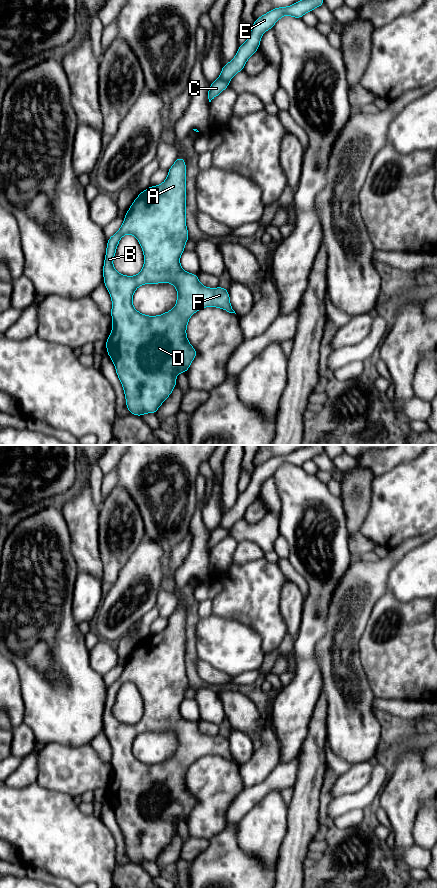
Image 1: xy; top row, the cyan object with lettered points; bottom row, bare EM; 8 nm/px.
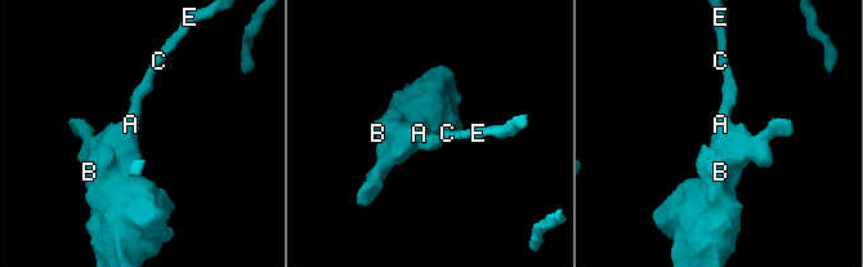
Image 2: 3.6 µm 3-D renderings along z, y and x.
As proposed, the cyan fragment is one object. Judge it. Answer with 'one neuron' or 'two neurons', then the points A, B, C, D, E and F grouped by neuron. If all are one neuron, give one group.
two neurons | A B C D F / E

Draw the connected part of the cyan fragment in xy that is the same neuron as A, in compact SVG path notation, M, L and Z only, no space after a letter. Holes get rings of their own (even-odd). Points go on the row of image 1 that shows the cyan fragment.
M178 156L174 164L169 168L168 170L168 175L166 180L157 186L150 186L149 188L143 190L137 198L133 201L132 205L130 206L129 210L126 211L126 214L124 216L124 222L119 228L119 230L113 234L109 239L107 239L107 247L106 247L106 254L105 254L105 260L103 264L103 278L104 278L104 285L106 286L111 300L112 300L112 308L111 308L111 318L113 321L113 326L112 326L112 331L109 335L109 337L106 339L106 350L107 354L111 358L115 369L116 369L116 374L123 386L124 394L125 394L125 399L126 399L126 408L129 411L130 414L142 417L145 413L151 413L155 414L158 410L158 408L163 404L163 402L171 395L173 389L177 385L176 382L176 376L179 373L186 373L192 363L192 361L195 359L197 356L197 351L195 348L190 344L190 342L187 339L187 334L186 334L186 328L188 325L189 318L198 310L203 309L205 307L216 307L220 308L223 310L226 310L229 313L235 313L235 311L232 309L232 306L230 304L230 295L228 293L227 288L223 288L221 286L217 288L208 288L206 286L203 286L199 282L198 274L193 274L193 273L188 273L185 270L182 269L180 265L180 256L182 253L185 251L185 243L190 239L187 226L186 226L186 162L185 159ZM126 234L131 234L134 235L144 254L144 266L142 270L136 275L136 276L126 276L123 274L120 274L118 271L115 270L113 266L113 260L114 256L117 250L117 246L121 238L126 235ZM162 282L167 282L169 284L173 284L175 288L177 289L177 302L174 306L174 308L170 311L165 312L164 314L157 315L157 316L148 316L145 314L142 314L138 311L135 310L133 307L132 303L132 298L135 290L144 284L160 284Z

